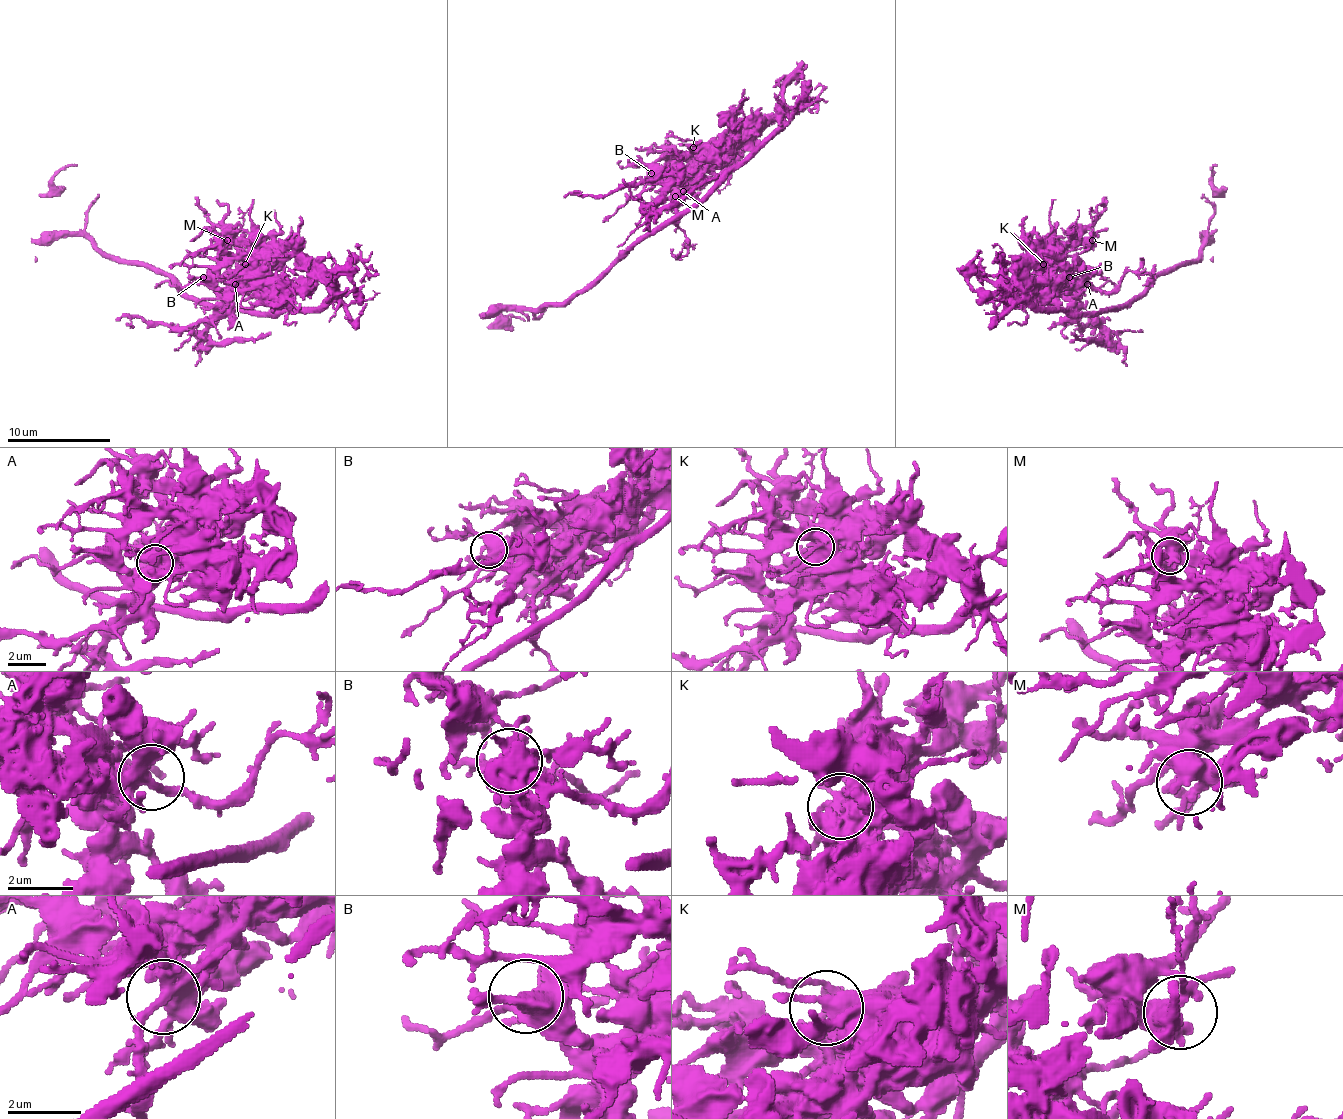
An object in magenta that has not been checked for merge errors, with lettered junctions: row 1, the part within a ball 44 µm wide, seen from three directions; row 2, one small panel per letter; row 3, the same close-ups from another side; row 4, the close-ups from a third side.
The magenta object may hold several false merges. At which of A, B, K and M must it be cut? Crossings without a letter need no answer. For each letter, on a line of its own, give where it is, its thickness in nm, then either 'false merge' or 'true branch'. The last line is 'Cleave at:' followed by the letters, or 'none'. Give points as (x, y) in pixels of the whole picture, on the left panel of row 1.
A: at (235, 284); 360 nm thick; true branch
B: at (203, 277); 480 nm thick; true branch
K: at (245, 264); 500 nm thick; true branch
M: at (227, 240); 500 nm thick; true branch
Cleave at: none

